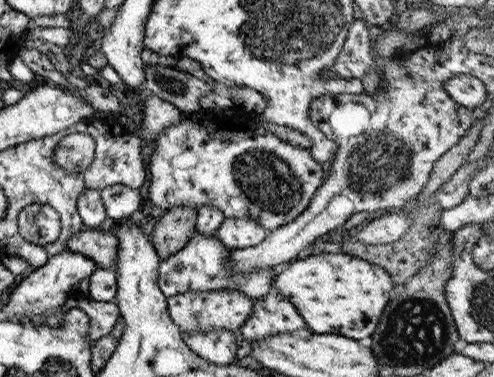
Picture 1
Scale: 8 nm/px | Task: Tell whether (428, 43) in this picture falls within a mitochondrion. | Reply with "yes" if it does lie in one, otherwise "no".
no

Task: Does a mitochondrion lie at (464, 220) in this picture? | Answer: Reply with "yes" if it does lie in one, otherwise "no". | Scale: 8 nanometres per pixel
no

